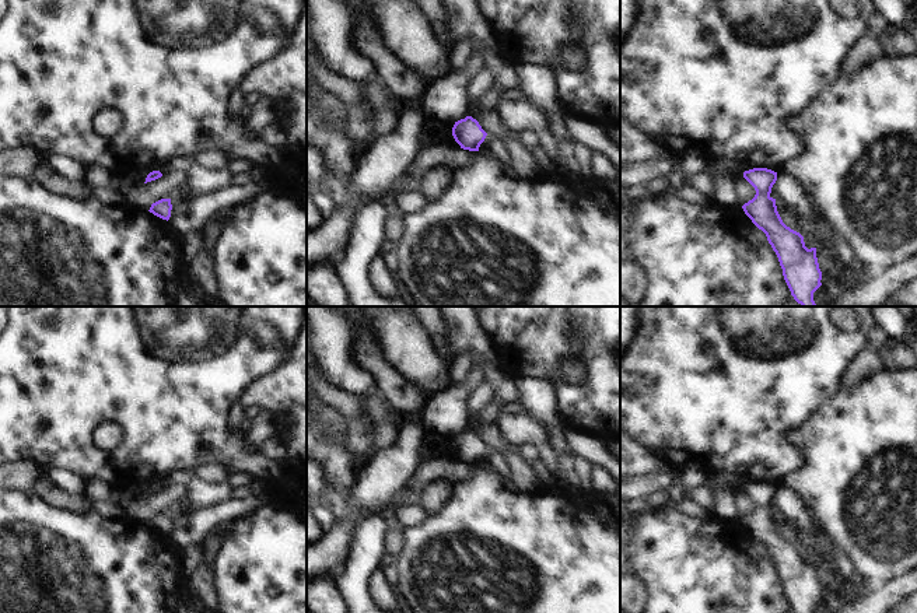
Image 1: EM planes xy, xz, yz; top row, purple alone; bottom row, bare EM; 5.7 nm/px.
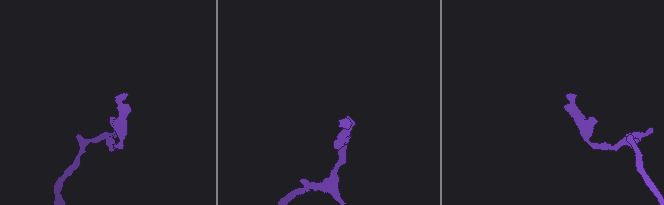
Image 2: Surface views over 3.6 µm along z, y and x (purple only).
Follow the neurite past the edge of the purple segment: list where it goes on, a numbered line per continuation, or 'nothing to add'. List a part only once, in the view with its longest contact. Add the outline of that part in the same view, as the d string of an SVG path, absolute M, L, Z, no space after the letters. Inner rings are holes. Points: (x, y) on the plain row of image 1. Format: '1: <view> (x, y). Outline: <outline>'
nothing to add.

